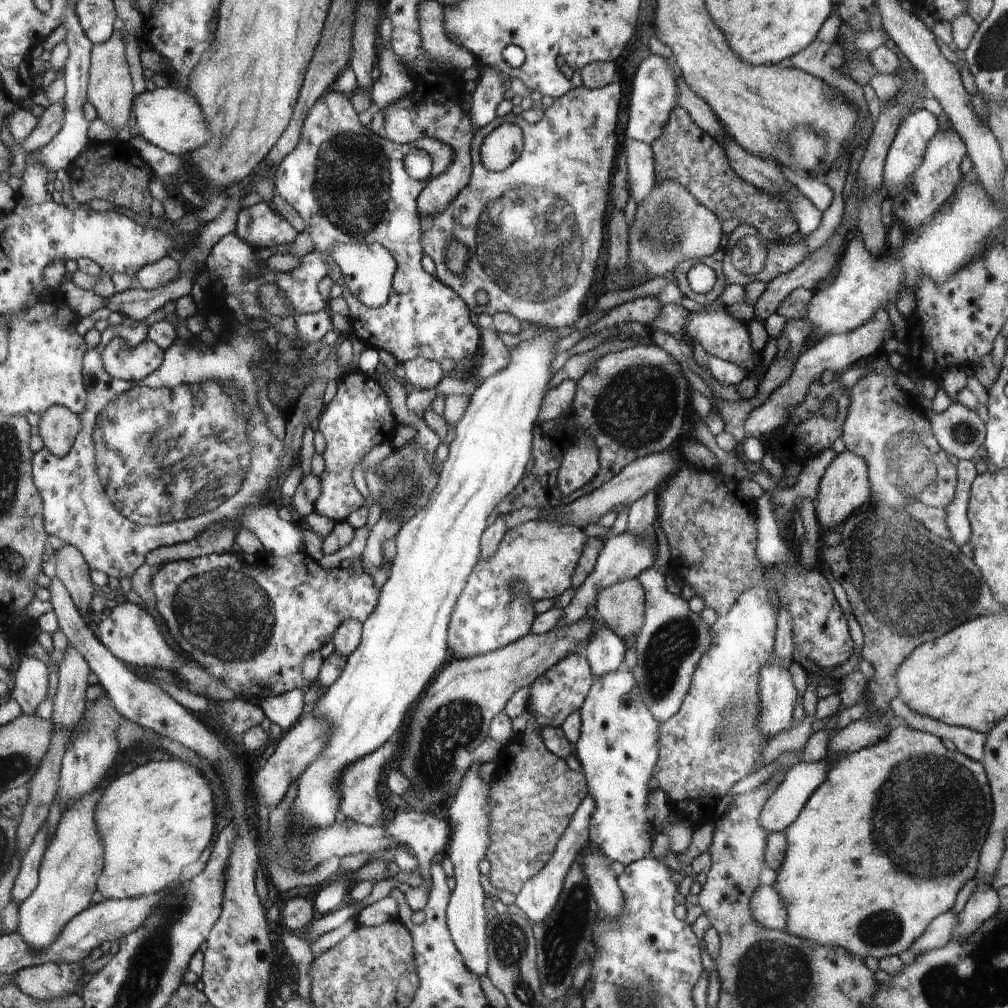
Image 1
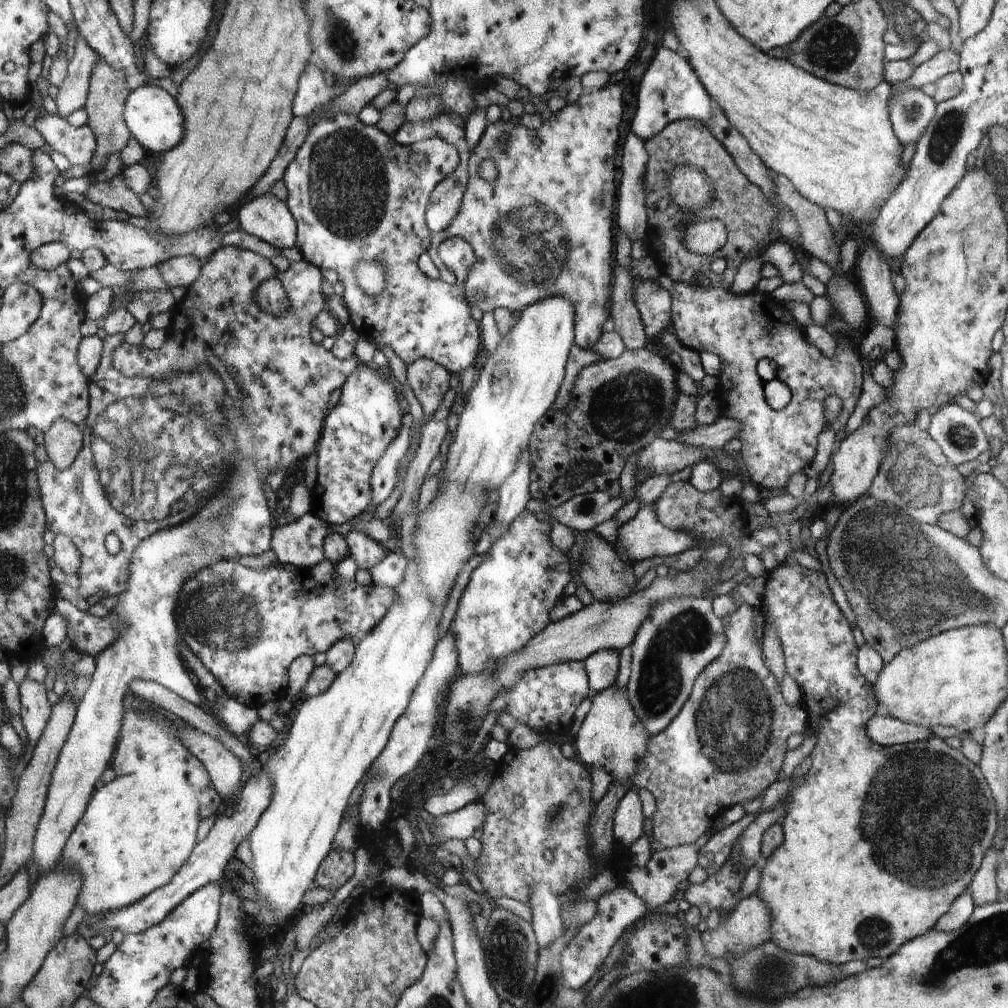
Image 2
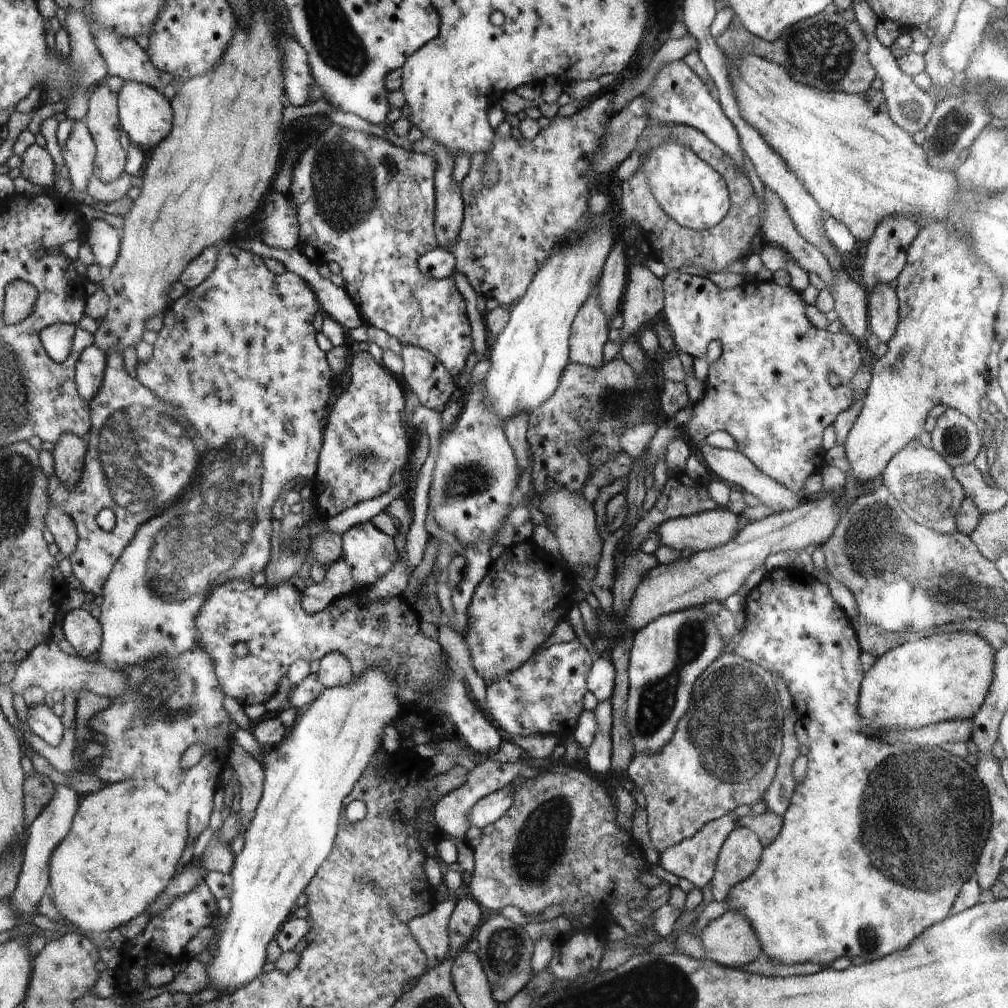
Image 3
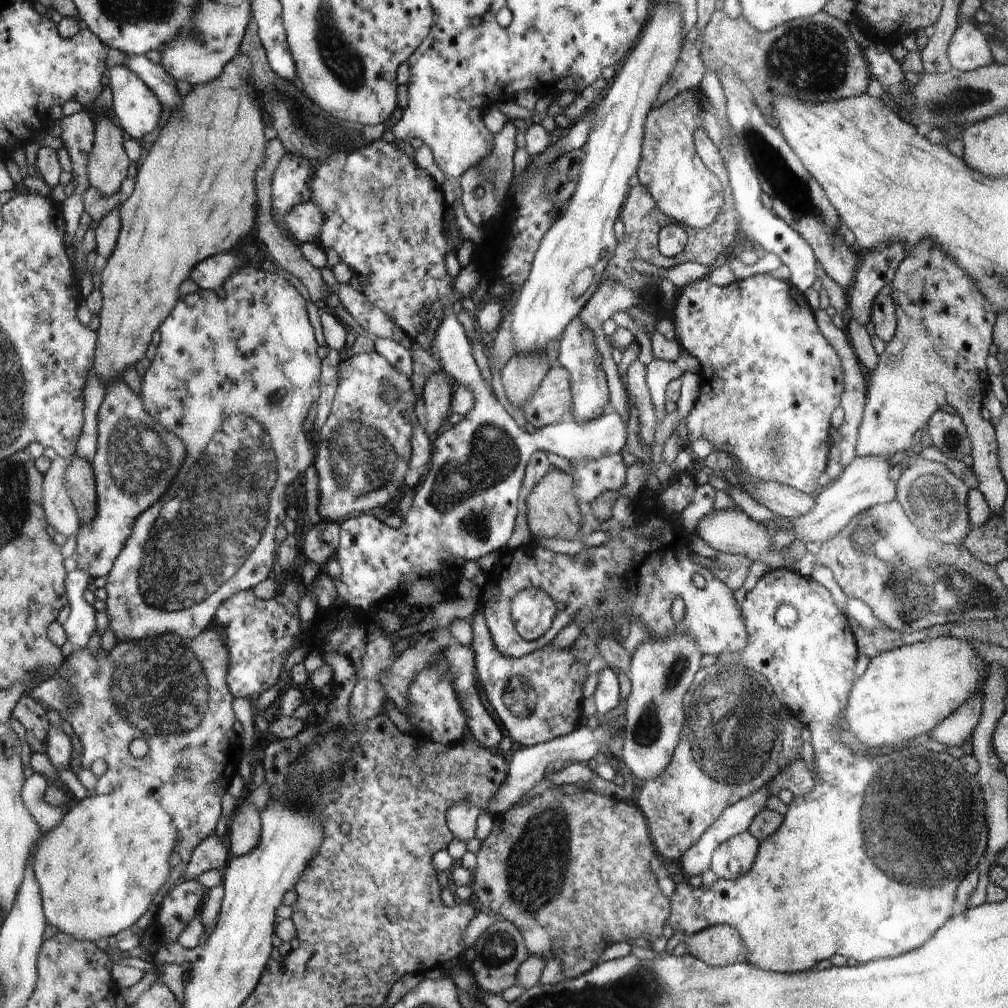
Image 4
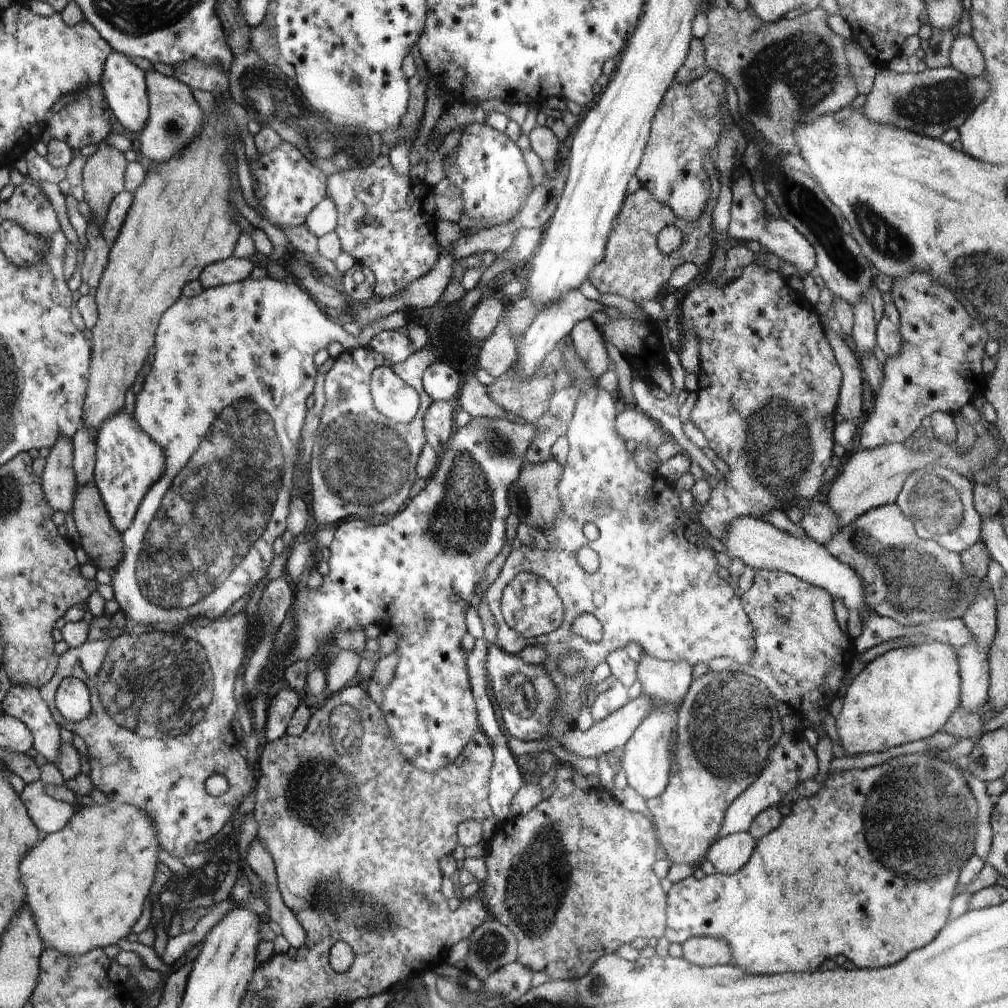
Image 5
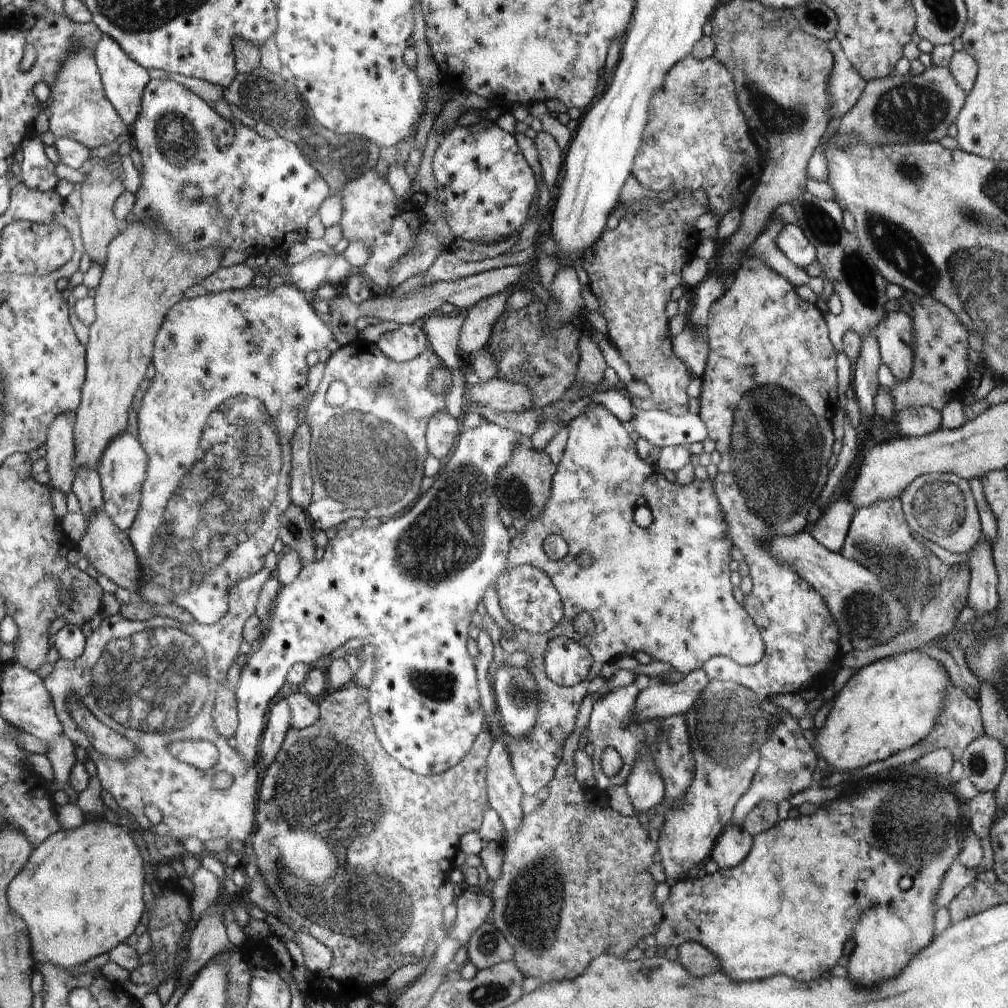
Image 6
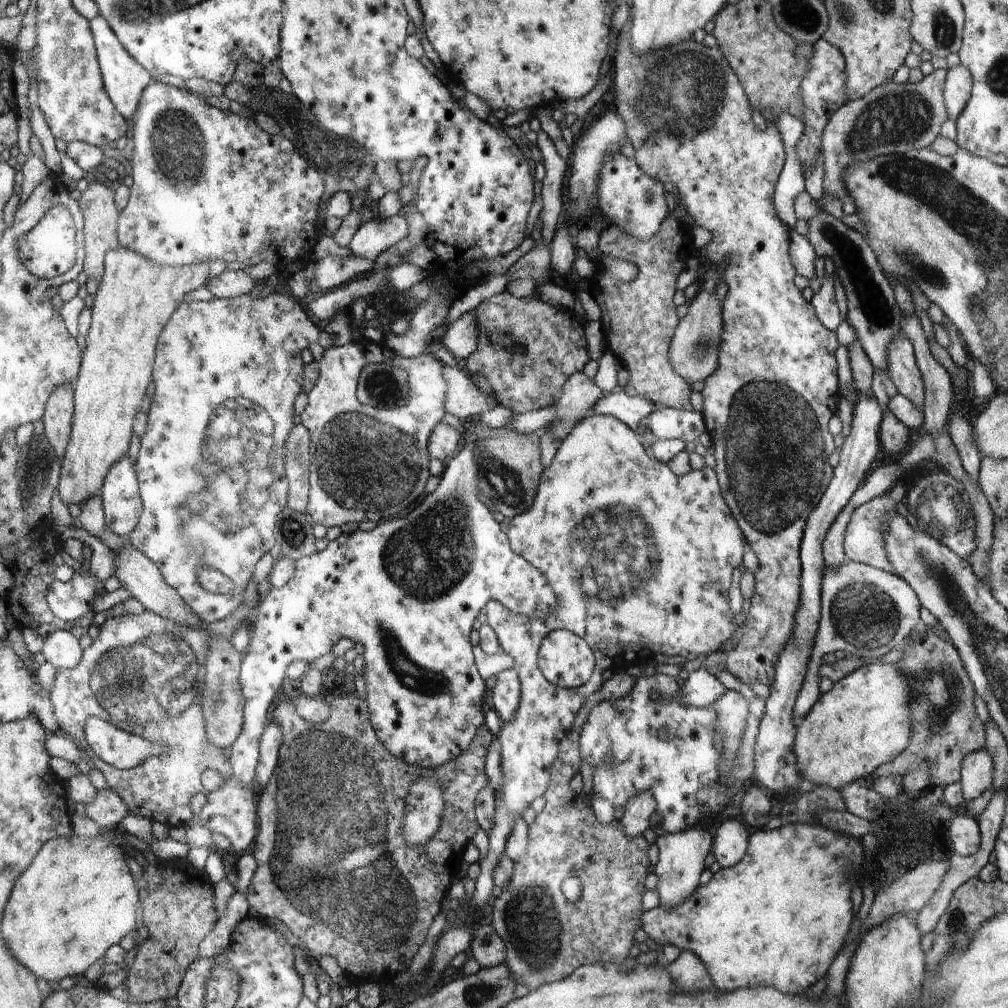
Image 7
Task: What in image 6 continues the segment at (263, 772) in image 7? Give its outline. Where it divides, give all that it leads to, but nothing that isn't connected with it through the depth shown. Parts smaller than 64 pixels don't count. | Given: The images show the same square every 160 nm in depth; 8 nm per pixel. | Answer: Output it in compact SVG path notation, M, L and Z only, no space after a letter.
M286 699L280 700L268 714L268 726L264 728L263 744L260 744L260 756L263 766L271 766L282 749L282 742L290 730L291 715Z

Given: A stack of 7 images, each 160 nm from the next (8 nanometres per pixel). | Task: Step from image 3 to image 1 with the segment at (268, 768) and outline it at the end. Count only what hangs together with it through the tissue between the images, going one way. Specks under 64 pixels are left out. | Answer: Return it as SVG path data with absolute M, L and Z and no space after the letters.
M542 326L539 328L542 330L540 335L510 349L510 362L504 370L480 381L471 394L470 405L456 425L456 438L449 444L449 453L441 466L438 486L432 491L430 502L404 523L394 537L397 553L387 566L388 576L380 590L378 606L363 623L361 644L347 656L342 674L334 684L326 688L324 696L312 712L315 717L333 724L333 734L328 746L297 780L298 794L291 807L293 830L286 838L299 862L308 836L331 826L340 814L340 780L344 776L344 770L352 763L371 755L395 735L404 722L408 708L420 698L420 694L429 686L428 682L448 656L446 630L449 630L450 614L463 588L467 586L467 580L475 570L476 563L479 562L483 532L489 525L486 518L516 488L531 460L534 428L538 422L546 386L553 376L548 368L556 357L554 344L560 340L554 339L551 333L555 329Z

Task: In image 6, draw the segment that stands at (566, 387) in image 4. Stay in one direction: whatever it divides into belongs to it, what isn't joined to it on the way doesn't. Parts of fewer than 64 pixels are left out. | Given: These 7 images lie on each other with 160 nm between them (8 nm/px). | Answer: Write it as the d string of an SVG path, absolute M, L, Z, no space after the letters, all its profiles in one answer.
M498 377L479 385L468 386L466 399L498 412L523 412L532 407L532 392L524 384L500 380Z

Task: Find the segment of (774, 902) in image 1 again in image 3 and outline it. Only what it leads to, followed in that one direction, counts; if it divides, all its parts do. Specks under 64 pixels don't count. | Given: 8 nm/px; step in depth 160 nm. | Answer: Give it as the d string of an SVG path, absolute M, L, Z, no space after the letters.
M736 910L712 920L700 940L706 959L730 968L754 962L762 950L750 922Z

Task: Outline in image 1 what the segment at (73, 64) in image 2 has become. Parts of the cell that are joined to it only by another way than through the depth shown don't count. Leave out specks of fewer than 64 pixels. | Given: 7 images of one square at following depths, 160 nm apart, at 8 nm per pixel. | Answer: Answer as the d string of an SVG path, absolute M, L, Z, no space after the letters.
M63 102L44 109L43 114L37 118L36 128L21 142L26 154L40 150L58 134L63 125L63 114Z

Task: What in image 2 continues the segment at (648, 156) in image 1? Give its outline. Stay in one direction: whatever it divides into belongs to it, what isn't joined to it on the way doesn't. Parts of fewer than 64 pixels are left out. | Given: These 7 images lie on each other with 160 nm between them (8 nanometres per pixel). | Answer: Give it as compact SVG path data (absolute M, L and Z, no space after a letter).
M628 134L624 142L620 200L617 204L618 228L628 234L630 242L643 240L647 224L647 208L644 204L644 172L648 156L642 141L636 134Z

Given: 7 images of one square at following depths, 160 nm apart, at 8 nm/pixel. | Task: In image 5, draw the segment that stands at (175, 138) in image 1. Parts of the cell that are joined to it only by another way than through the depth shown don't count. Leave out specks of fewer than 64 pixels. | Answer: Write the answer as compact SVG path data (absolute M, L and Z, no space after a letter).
M113 50L108 55L106 66L103 68L100 84L104 84L103 95L108 96L107 105L112 112L115 112L116 120L125 128L127 135L135 138L147 126L147 120L150 119L146 73L129 57Z

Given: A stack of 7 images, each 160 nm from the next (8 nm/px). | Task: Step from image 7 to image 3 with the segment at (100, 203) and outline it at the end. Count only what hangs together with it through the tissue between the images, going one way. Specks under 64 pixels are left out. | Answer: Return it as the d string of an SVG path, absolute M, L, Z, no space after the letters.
M105 82L93 88L88 98L89 104L84 120L87 128L92 132L92 137L95 138L94 177L104 183L114 182L125 172L131 140L123 130L122 122L118 120L119 104L116 104L116 94L110 90Z

